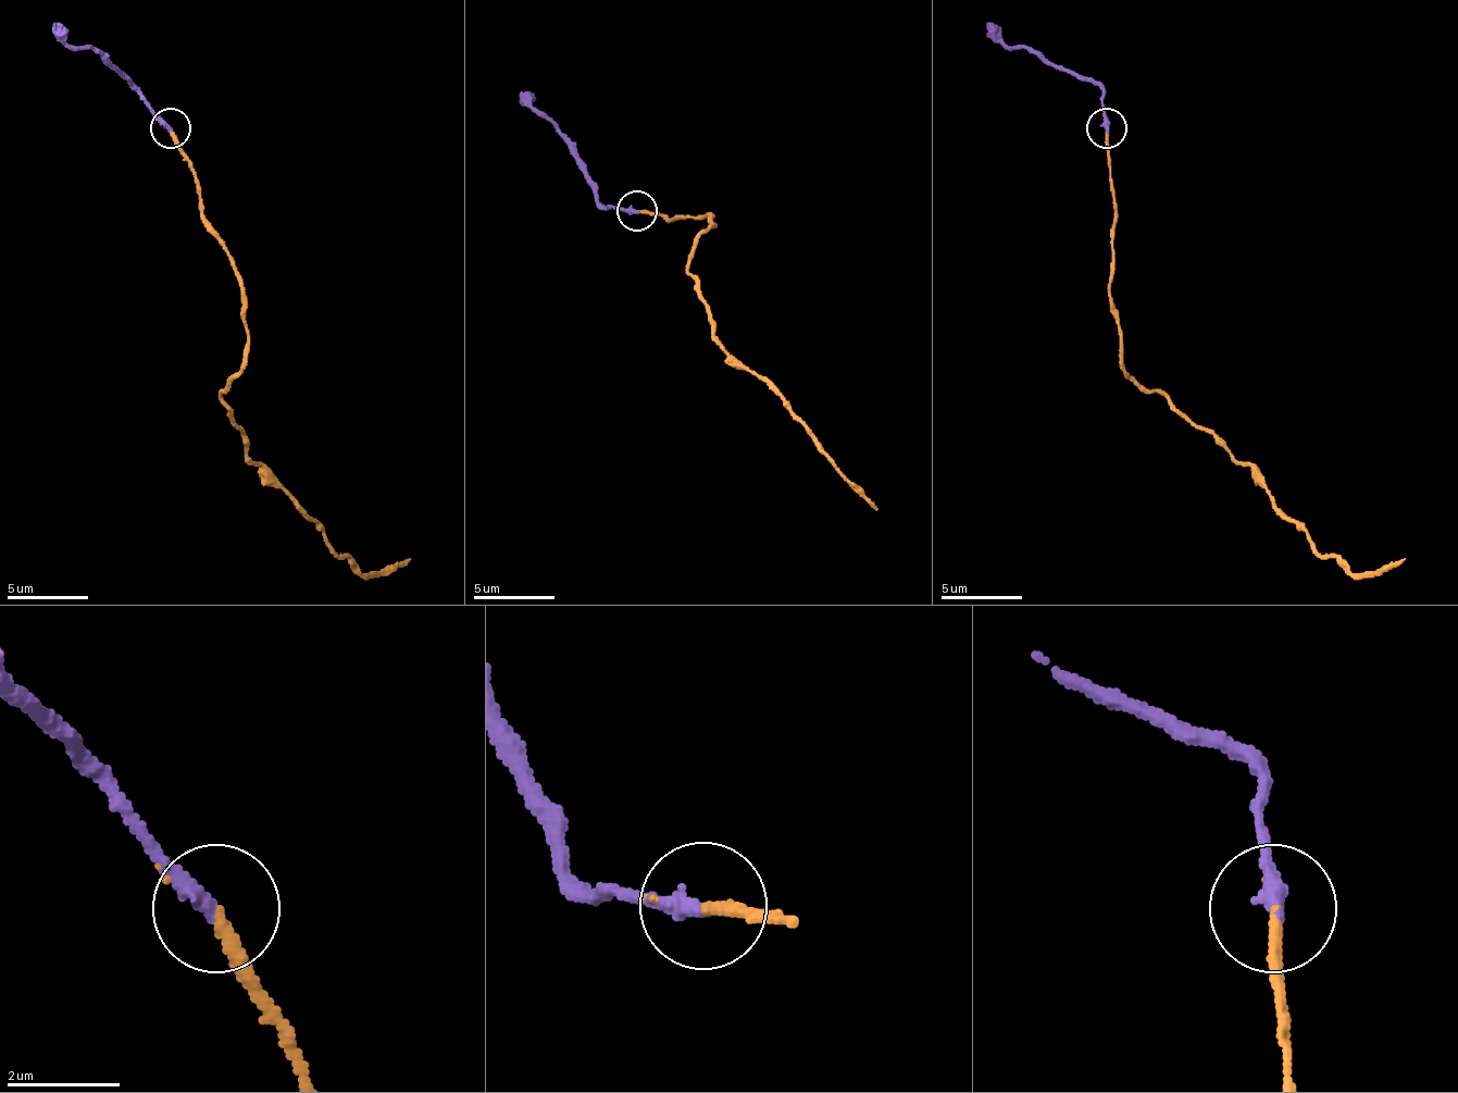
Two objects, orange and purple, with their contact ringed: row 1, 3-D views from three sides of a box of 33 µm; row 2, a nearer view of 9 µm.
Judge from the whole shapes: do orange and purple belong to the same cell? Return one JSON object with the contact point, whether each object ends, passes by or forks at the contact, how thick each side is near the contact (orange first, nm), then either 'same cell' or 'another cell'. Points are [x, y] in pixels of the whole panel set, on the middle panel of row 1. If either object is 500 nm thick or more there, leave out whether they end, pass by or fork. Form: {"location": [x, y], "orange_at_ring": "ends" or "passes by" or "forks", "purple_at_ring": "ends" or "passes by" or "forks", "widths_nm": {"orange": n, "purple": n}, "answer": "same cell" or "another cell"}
{"location": [637, 211], "orange_at_ring": "ends", "purple_at_ring": "ends", "widths_nm": {"orange": 220, "purple": 340}, "answer": "same cell"}

